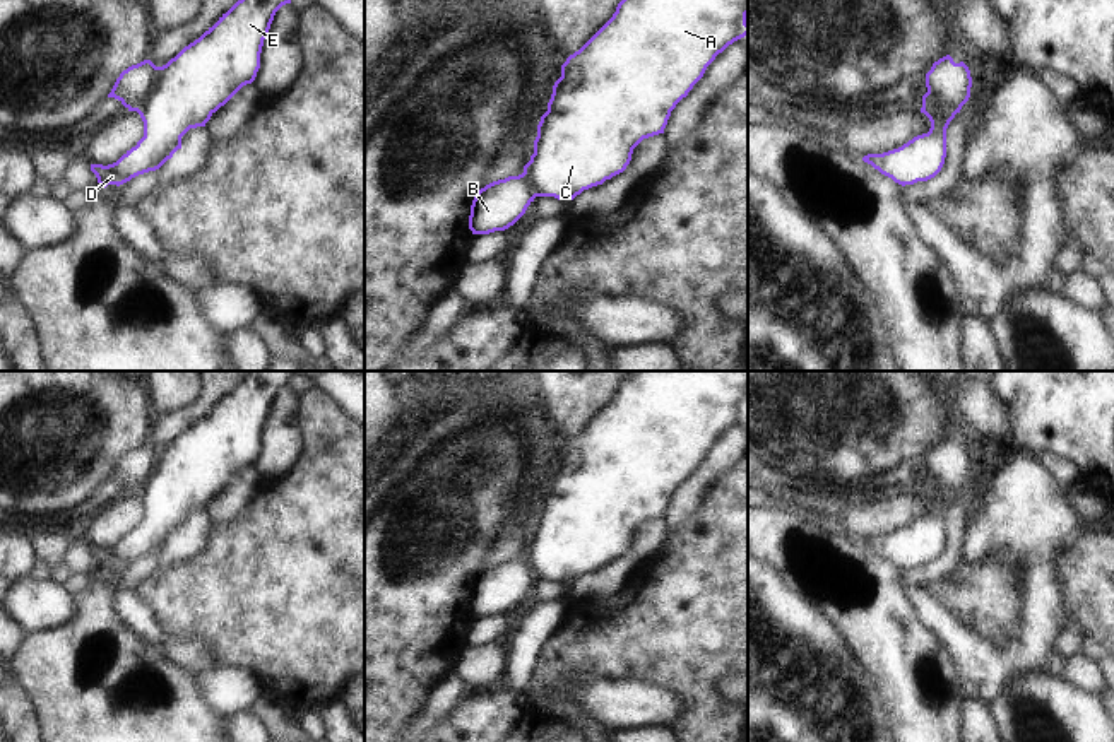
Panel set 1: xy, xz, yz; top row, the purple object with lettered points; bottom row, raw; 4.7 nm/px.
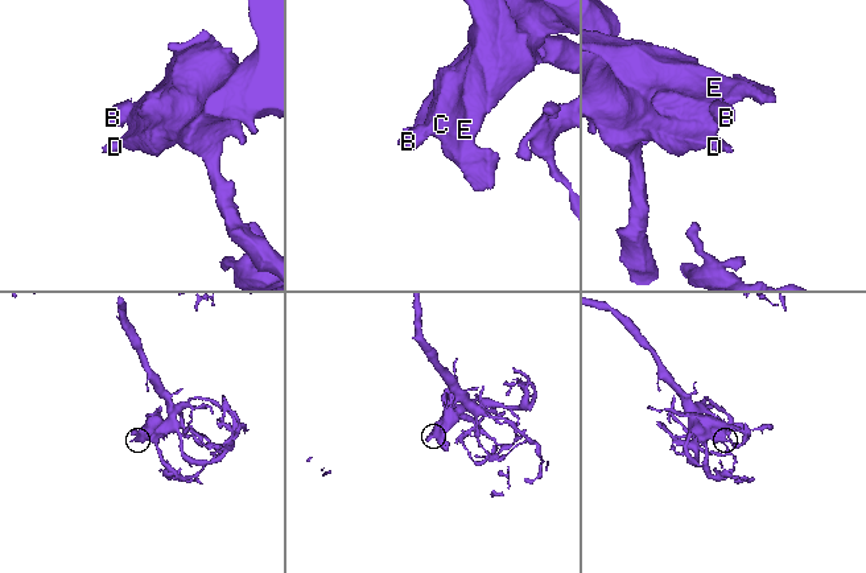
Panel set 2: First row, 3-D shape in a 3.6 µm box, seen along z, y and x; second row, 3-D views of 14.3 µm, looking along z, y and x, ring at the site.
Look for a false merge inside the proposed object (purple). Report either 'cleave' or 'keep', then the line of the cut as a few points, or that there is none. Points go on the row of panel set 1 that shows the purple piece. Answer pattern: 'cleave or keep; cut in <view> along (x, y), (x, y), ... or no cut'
cleave; cut in xy along (158, 67), (149, 93), (136, 110)

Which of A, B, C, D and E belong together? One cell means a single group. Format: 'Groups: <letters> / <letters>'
Groups: A C D E / B

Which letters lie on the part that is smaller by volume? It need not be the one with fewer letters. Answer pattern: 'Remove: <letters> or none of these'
Remove: B

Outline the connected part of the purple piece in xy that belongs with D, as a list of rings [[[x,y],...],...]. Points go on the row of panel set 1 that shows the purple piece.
[[[238,0],[199,39],[185,46],[166,65],[157,67],[156,80],[137,108],[144,121],[144,137],[116,162],[91,164],[101,188],[123,185],[132,178],[159,169],[181,149],[181,137],[197,127],[205,127],[210,116],[224,106],[243,85],[252,84],[260,68],[264,39],[276,12],[291,0]]]

